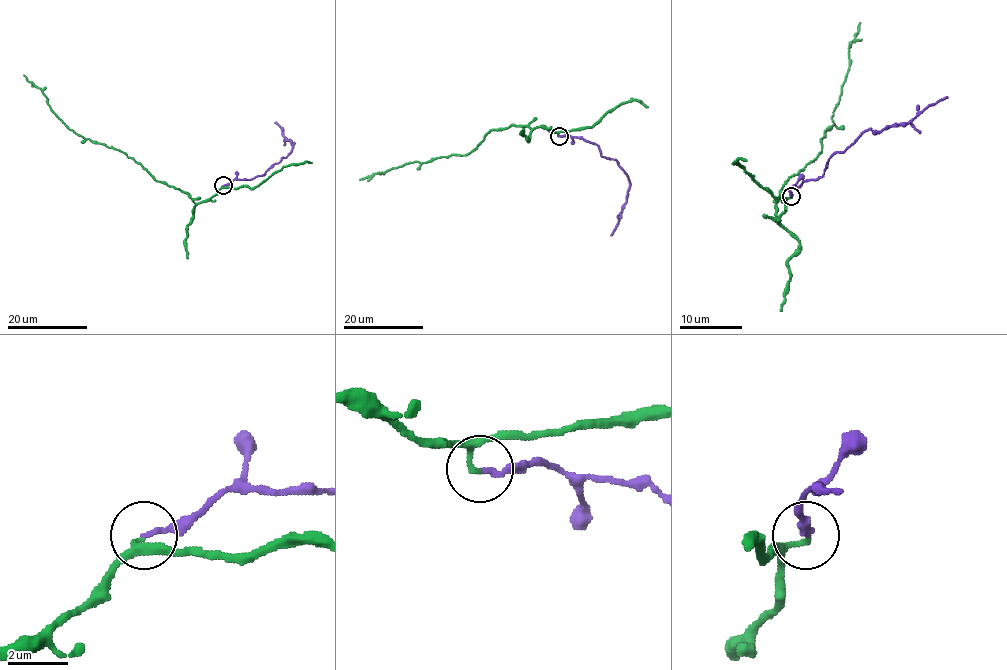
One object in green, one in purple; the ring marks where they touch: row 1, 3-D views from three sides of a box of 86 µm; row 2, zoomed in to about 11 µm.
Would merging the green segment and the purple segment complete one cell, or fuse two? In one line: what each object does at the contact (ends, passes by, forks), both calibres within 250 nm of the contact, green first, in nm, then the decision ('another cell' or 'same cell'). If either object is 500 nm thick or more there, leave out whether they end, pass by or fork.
green ends | purple ends | 150/170 nm | same cell

